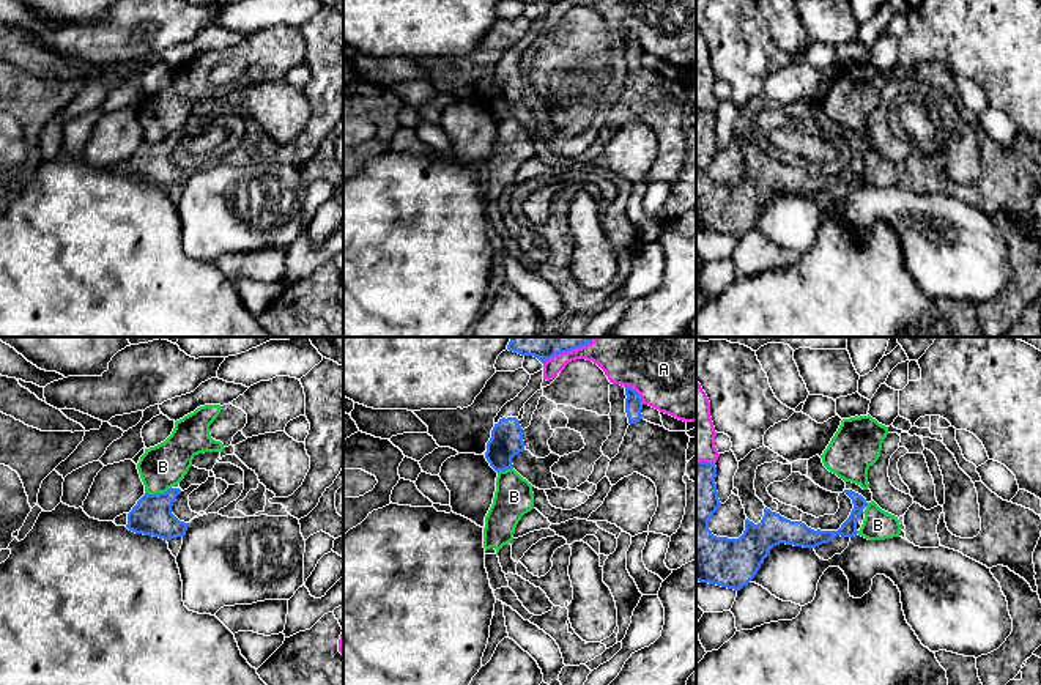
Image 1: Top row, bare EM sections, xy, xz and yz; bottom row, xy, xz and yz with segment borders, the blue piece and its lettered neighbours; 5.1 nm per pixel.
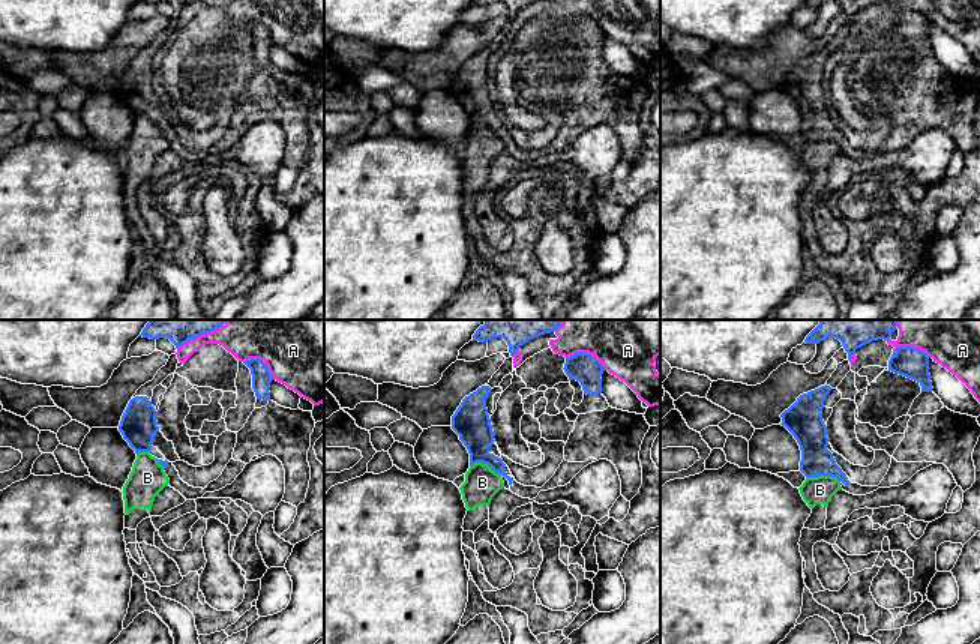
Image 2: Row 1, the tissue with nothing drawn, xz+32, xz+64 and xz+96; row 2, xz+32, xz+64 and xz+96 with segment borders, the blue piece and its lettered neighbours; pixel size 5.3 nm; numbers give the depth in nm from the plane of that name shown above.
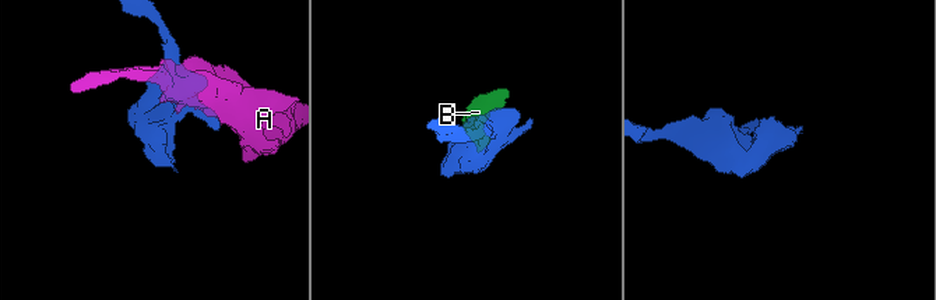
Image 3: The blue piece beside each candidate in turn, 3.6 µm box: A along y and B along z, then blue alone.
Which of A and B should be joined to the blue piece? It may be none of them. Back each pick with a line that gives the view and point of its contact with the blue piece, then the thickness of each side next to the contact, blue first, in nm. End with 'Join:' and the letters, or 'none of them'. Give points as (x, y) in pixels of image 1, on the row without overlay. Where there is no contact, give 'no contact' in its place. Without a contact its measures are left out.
Join: none of them

